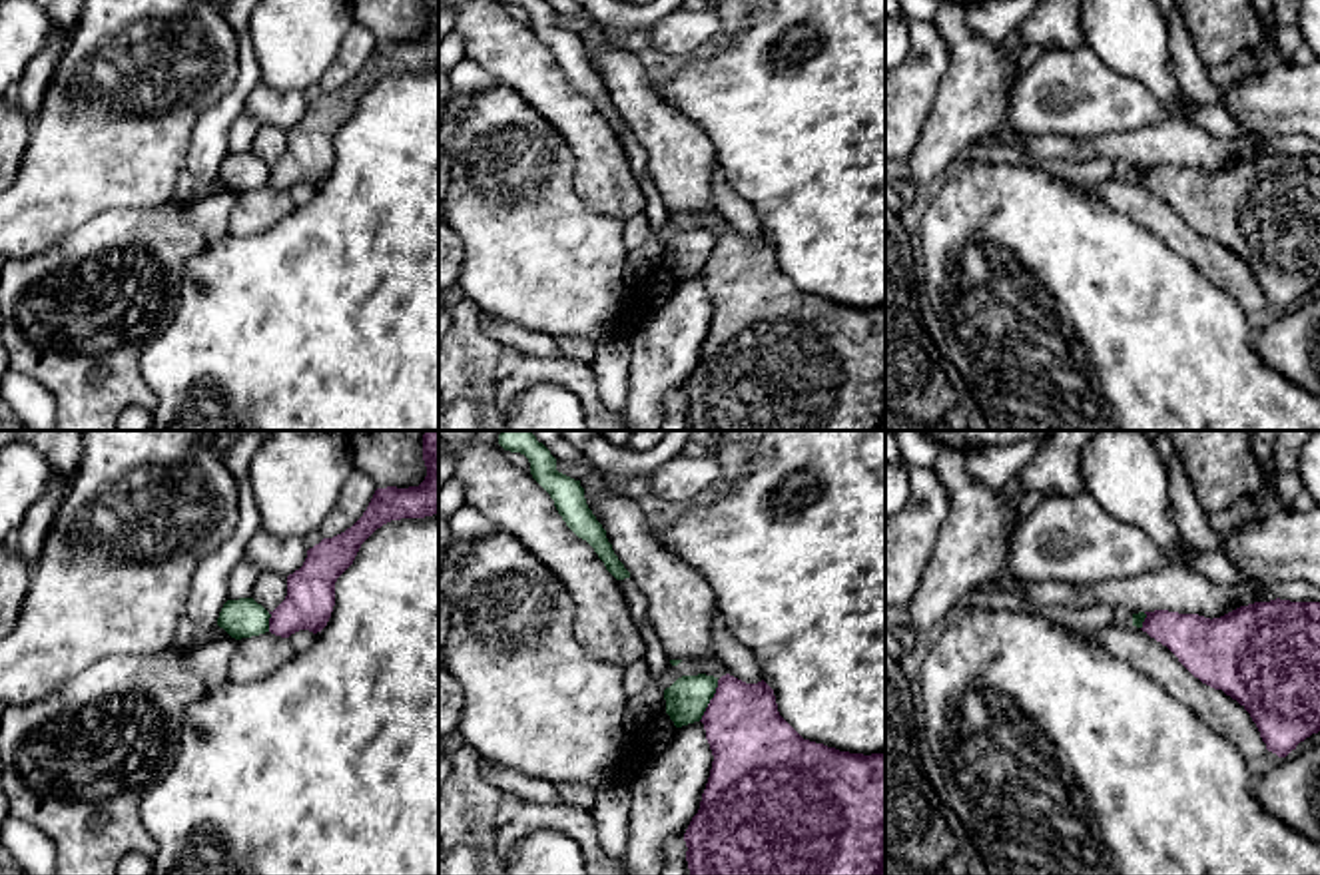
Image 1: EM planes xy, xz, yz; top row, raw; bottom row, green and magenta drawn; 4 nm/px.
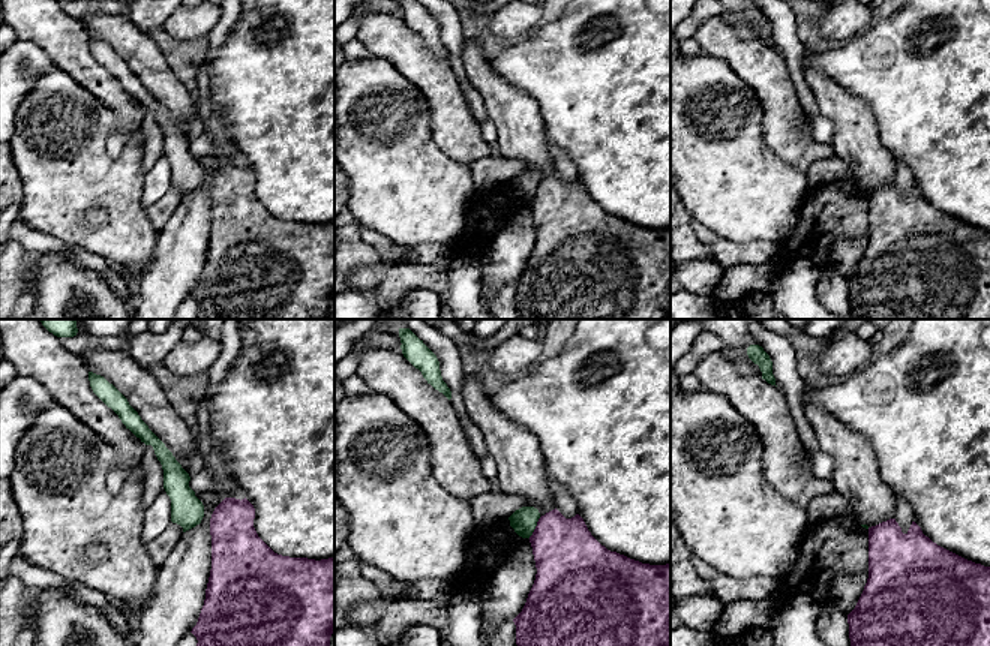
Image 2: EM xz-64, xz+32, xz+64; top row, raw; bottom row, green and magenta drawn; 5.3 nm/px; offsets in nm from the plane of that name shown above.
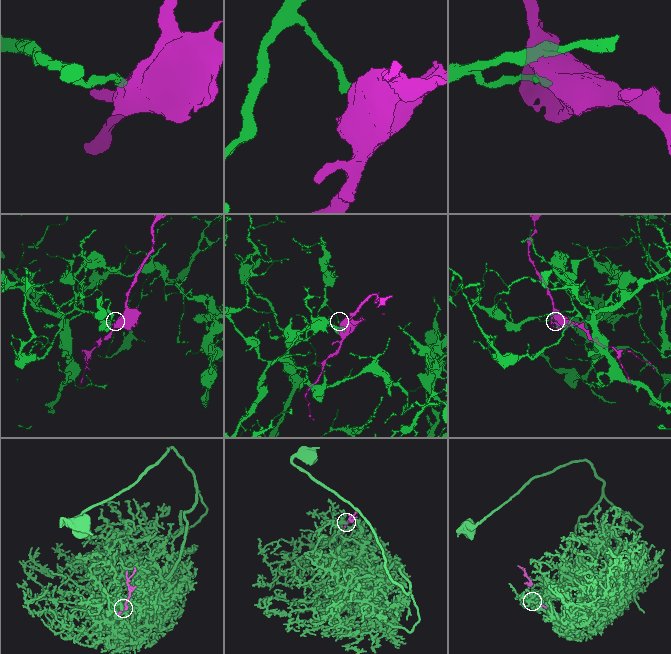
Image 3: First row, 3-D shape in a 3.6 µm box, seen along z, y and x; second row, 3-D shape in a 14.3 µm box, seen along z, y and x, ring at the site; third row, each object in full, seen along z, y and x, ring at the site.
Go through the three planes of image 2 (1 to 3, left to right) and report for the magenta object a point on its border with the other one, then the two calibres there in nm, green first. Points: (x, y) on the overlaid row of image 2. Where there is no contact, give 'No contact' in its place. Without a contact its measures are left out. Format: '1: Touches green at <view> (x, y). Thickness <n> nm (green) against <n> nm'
1: No contact
2: Touches green at xz+32 (534, 528). Thickness 140 nm (green) against 360 nm
3: No contact

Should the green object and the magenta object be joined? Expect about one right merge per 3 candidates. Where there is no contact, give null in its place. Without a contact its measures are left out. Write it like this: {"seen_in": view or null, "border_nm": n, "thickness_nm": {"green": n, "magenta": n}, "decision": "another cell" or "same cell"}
{"seen_in": "xz", "border_nm": 190, "thickness_nm": {"green": 170, "magenta": 320}, "decision": "another cell"}

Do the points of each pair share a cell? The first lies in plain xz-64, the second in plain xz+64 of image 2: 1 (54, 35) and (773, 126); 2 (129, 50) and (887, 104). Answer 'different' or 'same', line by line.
1: same
2: different

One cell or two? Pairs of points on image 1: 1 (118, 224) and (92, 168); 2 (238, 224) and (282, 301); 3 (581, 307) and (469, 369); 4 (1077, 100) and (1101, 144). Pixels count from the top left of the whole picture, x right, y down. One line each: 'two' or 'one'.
1: two
2: two
3: two
4: two

